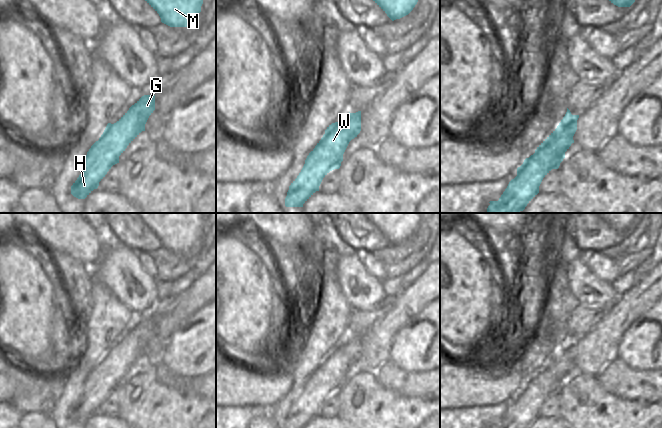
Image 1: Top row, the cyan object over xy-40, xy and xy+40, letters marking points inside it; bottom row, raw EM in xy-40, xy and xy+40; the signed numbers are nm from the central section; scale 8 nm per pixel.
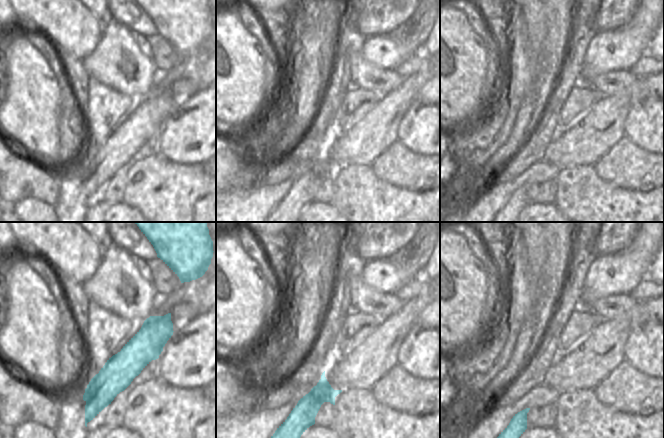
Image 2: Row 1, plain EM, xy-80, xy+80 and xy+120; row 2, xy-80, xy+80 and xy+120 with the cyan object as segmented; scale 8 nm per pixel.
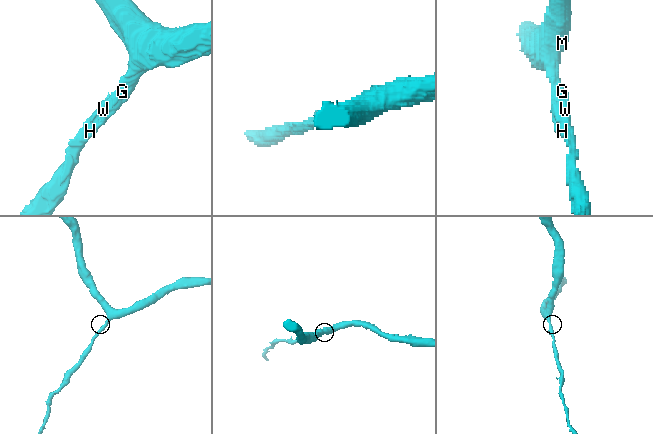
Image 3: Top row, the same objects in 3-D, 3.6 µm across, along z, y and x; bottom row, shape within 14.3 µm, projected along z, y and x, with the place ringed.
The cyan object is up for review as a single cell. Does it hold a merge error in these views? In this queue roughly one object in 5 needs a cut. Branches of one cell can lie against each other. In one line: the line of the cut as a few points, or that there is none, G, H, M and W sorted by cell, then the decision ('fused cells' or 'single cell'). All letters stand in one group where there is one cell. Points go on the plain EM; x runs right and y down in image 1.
no cut; G H M W; single cell

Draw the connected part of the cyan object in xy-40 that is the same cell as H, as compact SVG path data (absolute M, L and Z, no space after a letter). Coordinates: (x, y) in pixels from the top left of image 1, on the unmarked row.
M144 319L114 348L108 347L103 358L85 380L83 394L71 410L71 418L85 423L111 391L119 387L119 380L142 356L155 334L155 319Z

